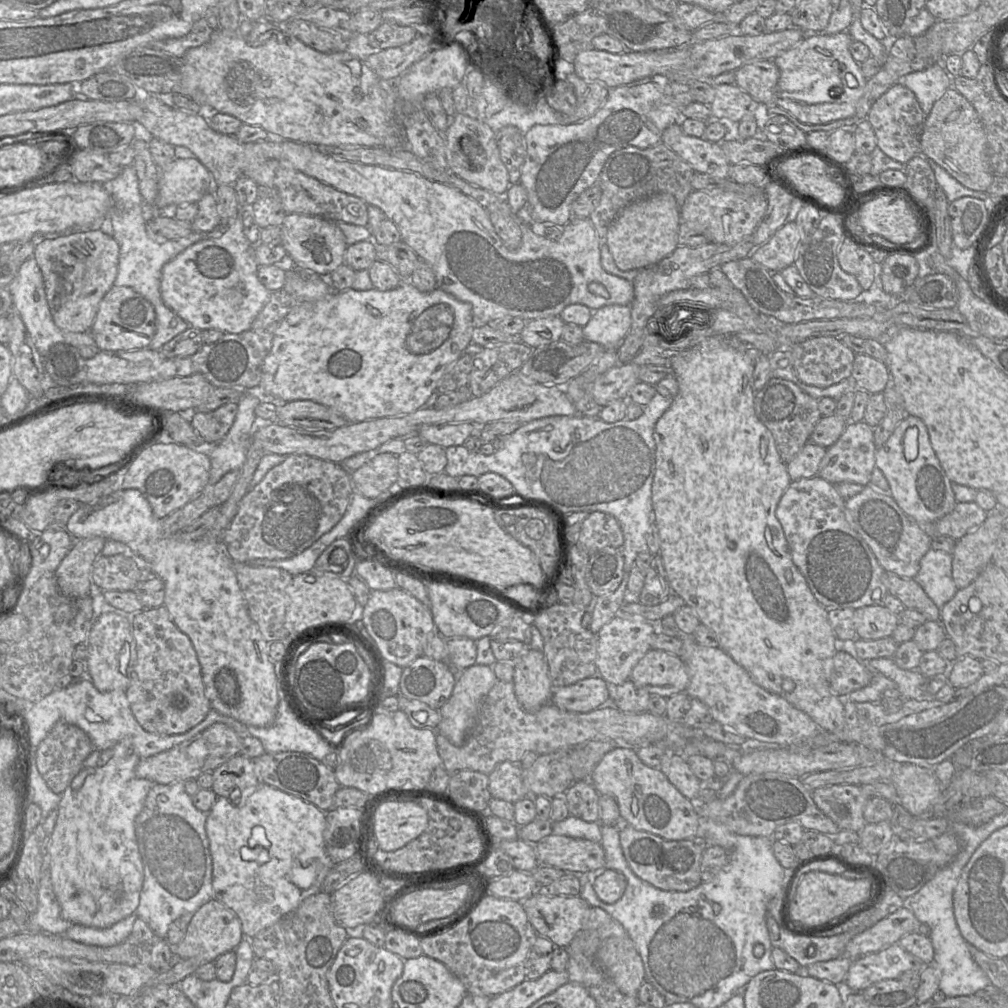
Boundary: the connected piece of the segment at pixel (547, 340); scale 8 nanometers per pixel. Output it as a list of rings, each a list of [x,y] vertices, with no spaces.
[[[550,316],[528,321],[519,340],[532,349],[561,340],[565,322],[560,316]]]

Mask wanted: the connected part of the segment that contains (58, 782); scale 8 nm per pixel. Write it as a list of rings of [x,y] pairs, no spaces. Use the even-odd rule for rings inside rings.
[[[59,721],[38,745],[36,764],[48,787],[54,793],[62,794],[74,777],[81,771],[84,761],[94,749],[95,747],[90,737],[81,728]]]

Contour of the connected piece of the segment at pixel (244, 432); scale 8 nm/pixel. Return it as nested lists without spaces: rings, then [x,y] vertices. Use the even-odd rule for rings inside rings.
[[[244,393],[238,402],[235,420],[218,443],[208,443],[199,436],[193,450],[209,457],[211,468],[208,485],[214,486],[226,473],[240,470],[245,462],[251,436],[258,426],[255,408],[261,402],[254,396]]]

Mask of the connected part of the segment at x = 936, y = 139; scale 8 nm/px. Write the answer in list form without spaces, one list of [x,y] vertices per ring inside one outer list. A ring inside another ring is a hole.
[[[951,86],[926,116],[921,154],[935,161],[966,188],[987,192],[992,183],[988,143],[981,120],[971,103]]]

